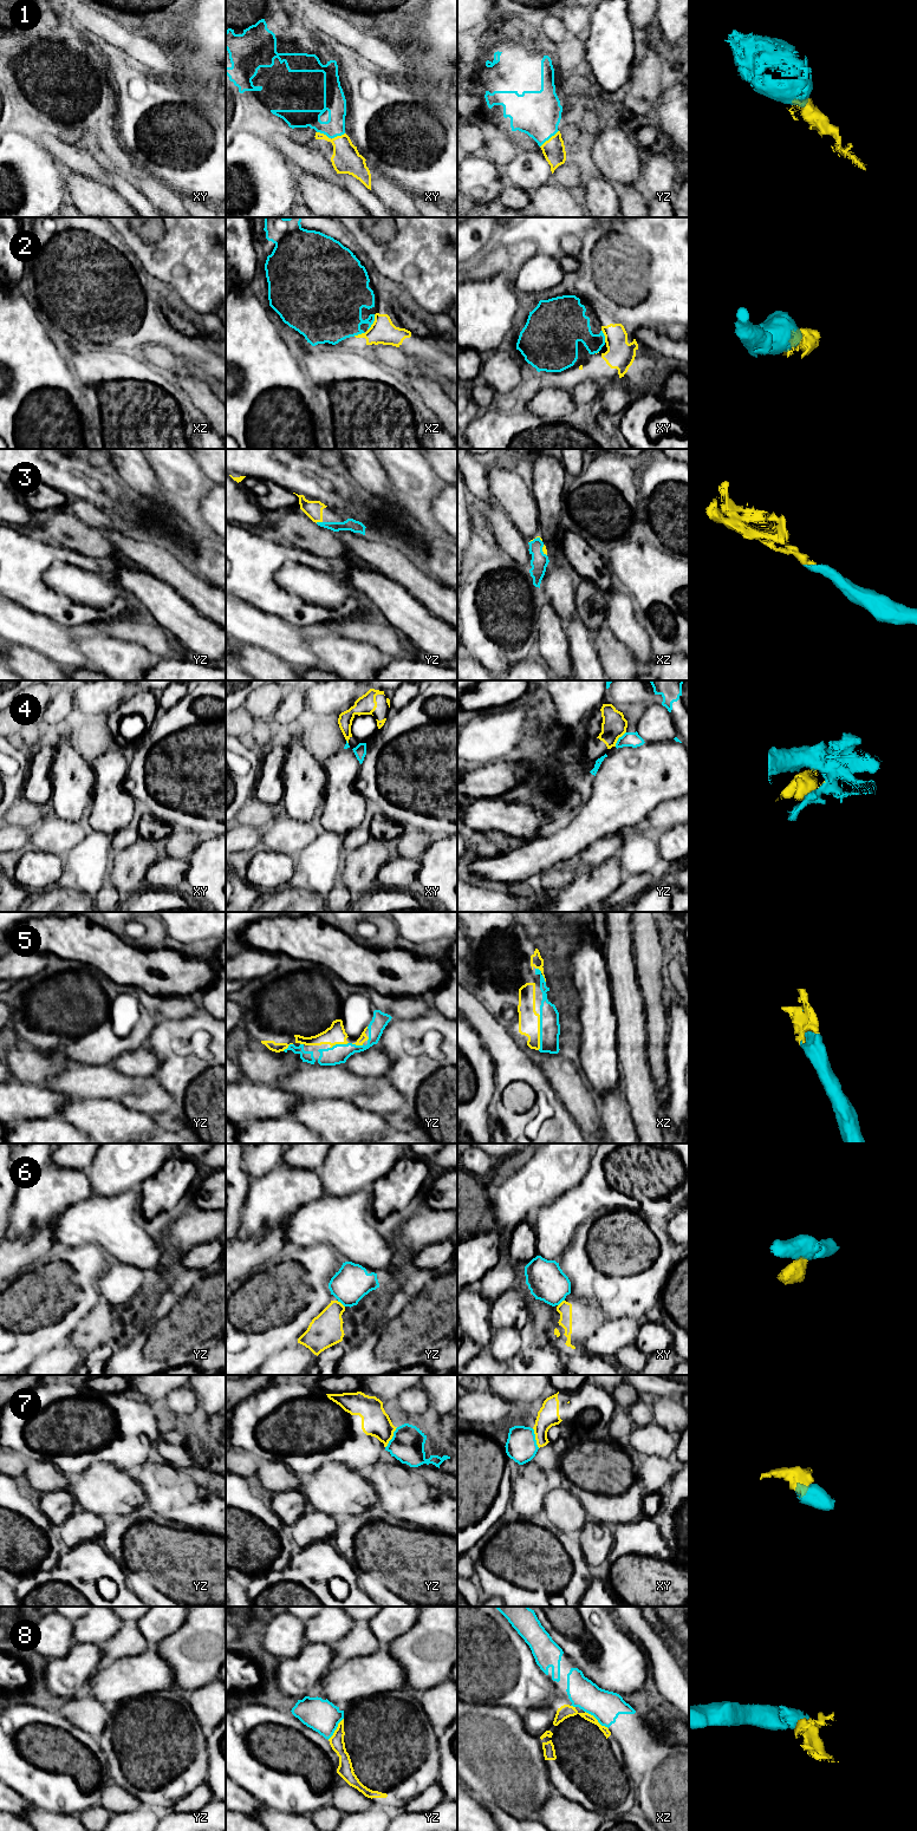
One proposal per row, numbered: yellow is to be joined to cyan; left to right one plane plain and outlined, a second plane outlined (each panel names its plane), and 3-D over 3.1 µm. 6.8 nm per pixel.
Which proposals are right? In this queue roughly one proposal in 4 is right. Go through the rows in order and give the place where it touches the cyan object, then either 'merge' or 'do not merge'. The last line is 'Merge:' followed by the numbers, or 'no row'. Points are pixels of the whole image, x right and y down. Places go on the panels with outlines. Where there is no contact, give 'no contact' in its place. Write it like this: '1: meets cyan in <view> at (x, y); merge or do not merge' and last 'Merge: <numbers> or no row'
1: meets cyan in yz at (548, 138); merge
2: meets cyan in xz at (372, 323); merge
3: meets cyan in yz at (318, 522); merge
4: meets cyan in yz at (618, 738); do not merge
5: meets cyan in xz at (540, 1033); merge
6: meets cyan in yz at (340, 1302); do not merge
7: meets cyan in yz at (392, 1438); do not merge
8: meets cyan in xz at (597, 1719); do not merge
Merge: 1, 2, 3, 5

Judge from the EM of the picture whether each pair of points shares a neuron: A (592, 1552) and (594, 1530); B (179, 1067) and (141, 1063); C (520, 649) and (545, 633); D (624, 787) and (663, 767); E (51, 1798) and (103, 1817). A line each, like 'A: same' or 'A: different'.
A: same
B: different
C: different
D: same
E: different

